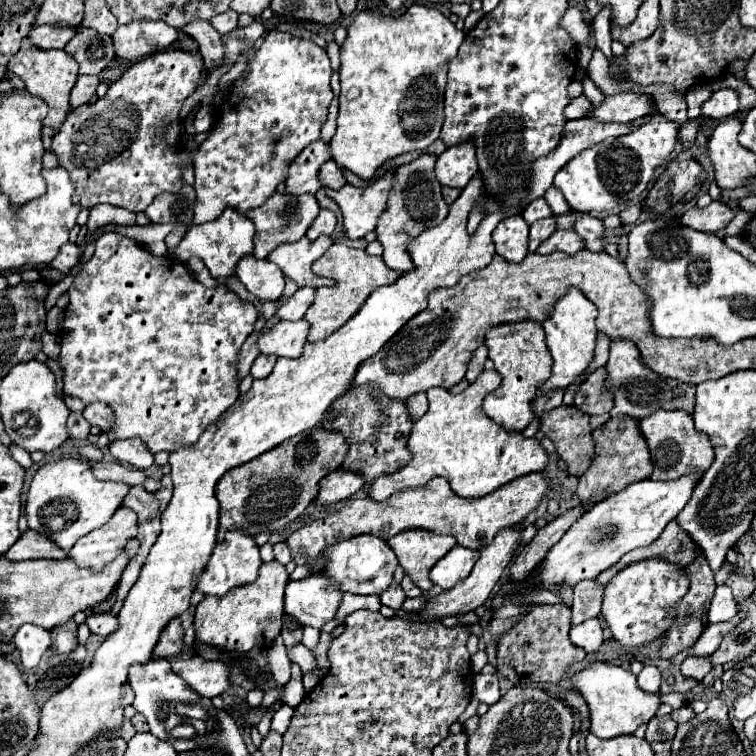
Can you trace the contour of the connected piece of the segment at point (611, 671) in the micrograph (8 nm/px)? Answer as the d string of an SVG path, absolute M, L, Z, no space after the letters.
M593 663L581 673L573 675L571 679L573 679L573 689L577 689L585 697L591 709L591 733L595 733L601 739L633 735L639 725L649 723L649 719L655 717L661 705L659 693L641 691L641 687L637 685L637 677L619 665Z

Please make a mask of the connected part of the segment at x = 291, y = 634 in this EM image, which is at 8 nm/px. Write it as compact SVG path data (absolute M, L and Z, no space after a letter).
M285 613L285 617L283 617L283 631L281 631L281 637L283 637L287 649L299 645L299 643L301 643L301 637L303 637L303 627L301 627L301 625L299 625L295 631L289 631L289 629L287 629L287 621L289 621L289 619L293 619L293 617Z

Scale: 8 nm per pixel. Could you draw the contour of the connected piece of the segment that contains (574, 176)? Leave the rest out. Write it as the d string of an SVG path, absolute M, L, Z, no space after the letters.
M651 115L643 127L627 135L605 139L577 155L555 175L555 187L561 189L569 207L577 213L619 211L635 201L653 177L653 171L671 155L677 141L677 125L665 115Z

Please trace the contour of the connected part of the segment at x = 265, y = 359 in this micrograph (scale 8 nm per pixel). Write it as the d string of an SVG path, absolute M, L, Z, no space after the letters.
M259 355L259 357L255 359L253 367L251 367L251 375L253 375L255 379L263 379L263 377L267 377L267 375L273 371L275 361L277 361L275 355Z

